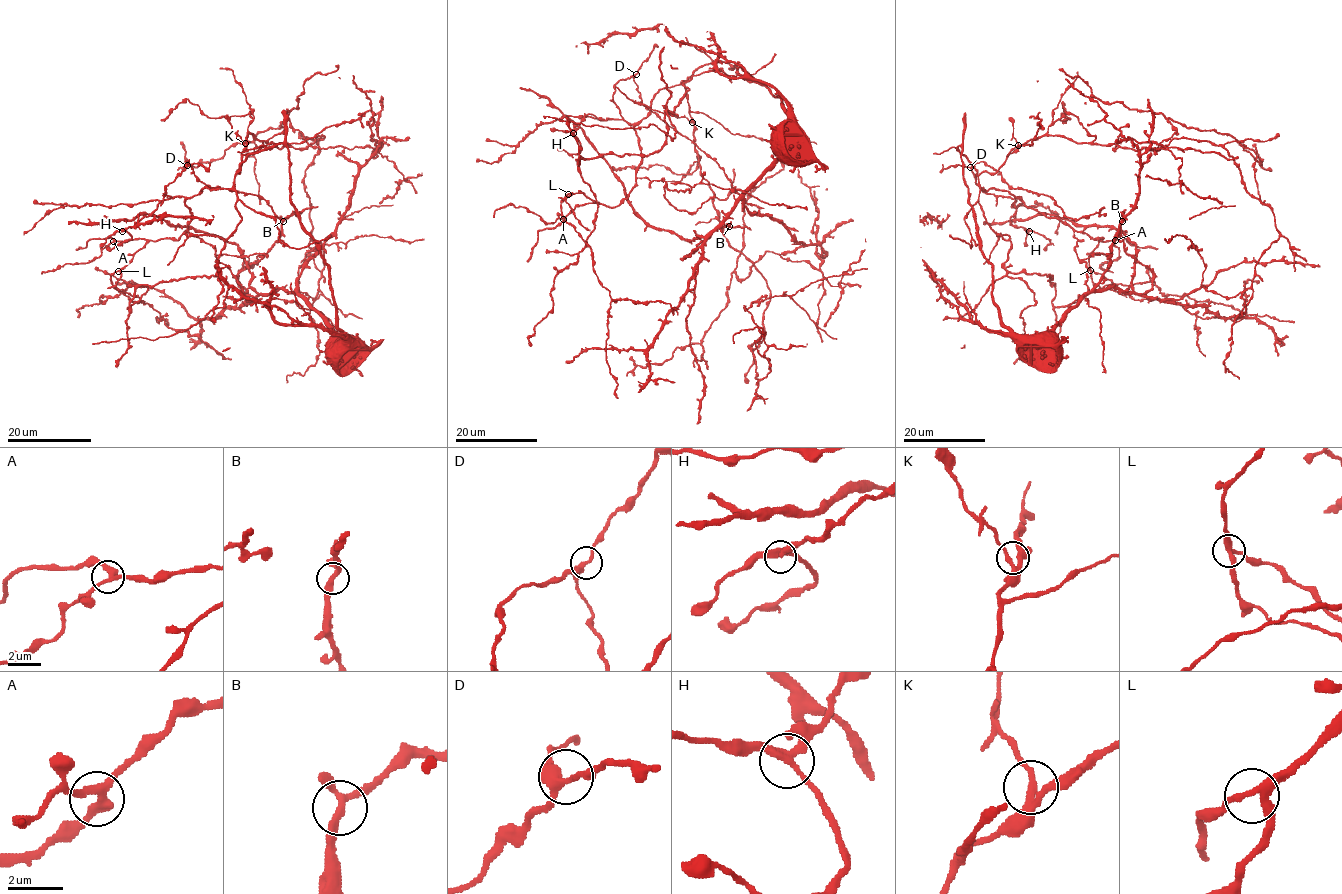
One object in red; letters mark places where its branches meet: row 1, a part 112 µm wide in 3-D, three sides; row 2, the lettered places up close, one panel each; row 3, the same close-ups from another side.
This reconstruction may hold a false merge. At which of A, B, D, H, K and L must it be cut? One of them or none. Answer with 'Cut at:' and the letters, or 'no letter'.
Cut at: no letter

